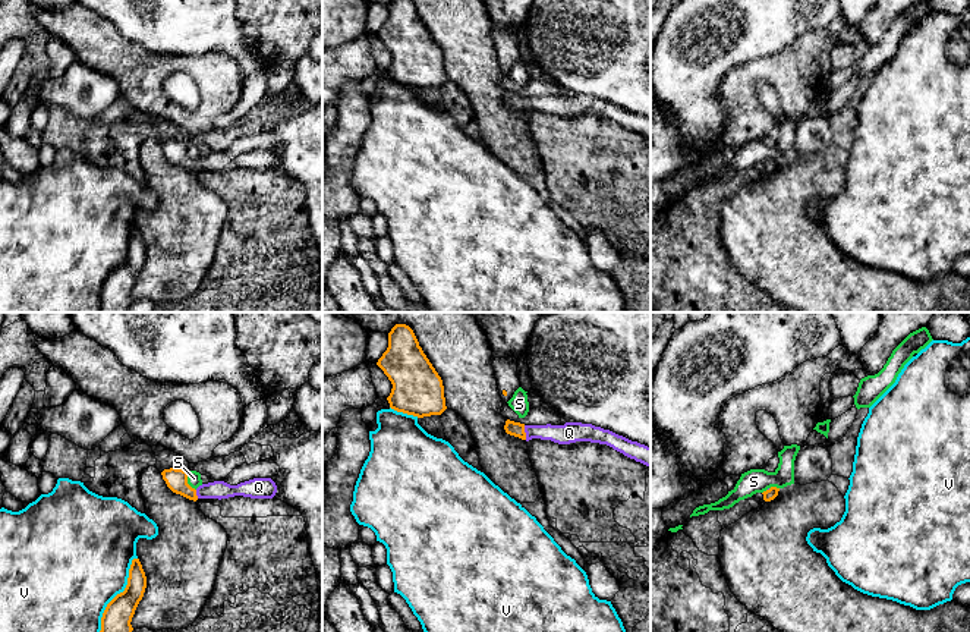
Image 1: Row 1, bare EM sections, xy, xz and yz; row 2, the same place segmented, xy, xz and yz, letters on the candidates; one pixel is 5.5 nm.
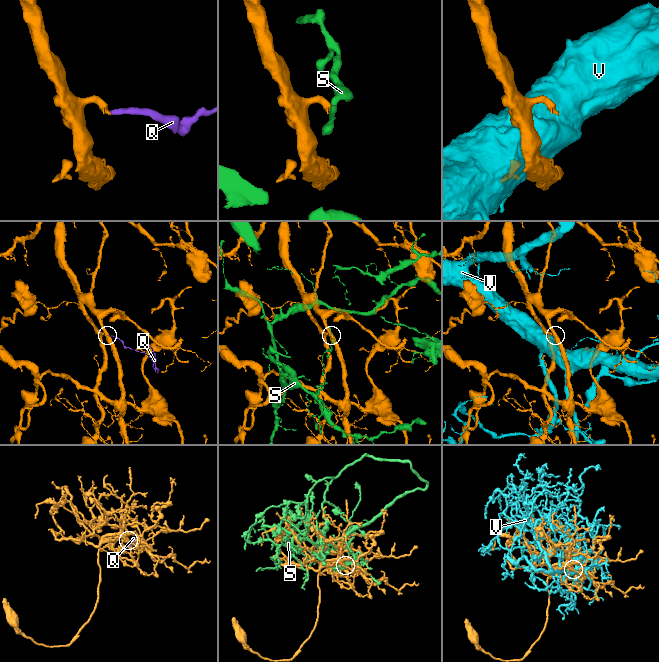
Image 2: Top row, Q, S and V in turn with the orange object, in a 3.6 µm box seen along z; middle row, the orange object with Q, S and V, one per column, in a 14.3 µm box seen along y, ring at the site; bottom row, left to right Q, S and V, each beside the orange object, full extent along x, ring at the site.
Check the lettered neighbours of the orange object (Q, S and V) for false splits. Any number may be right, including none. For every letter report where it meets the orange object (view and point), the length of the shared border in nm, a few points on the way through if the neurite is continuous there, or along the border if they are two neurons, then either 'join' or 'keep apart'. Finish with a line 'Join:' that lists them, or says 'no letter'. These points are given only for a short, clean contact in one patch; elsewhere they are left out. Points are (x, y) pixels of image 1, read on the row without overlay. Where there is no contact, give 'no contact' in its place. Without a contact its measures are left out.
Q: meets orange in xz at (525, 104); contact 80 nm long; runs through xz (513, 100), (525, 104), (569, 104); join
S: meets orange in xy at (186, 153); contact 120 nm long; keep apart
V: meets orange in xy at (115, 269); contact 500 nm long; keep apart
Join: Q

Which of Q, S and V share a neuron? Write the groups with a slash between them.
Q / S / V

